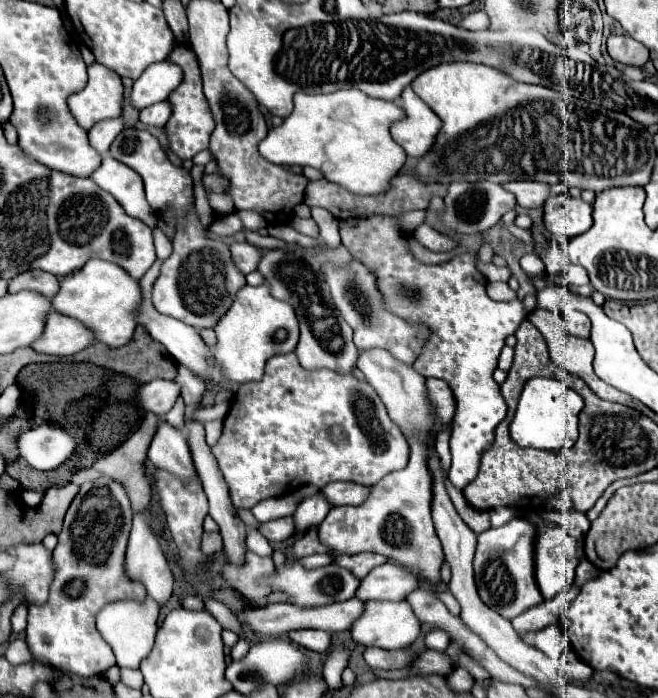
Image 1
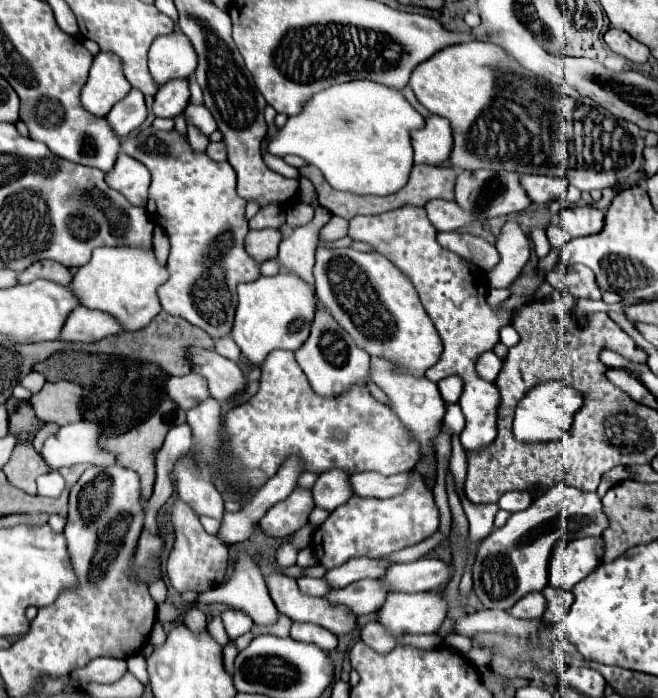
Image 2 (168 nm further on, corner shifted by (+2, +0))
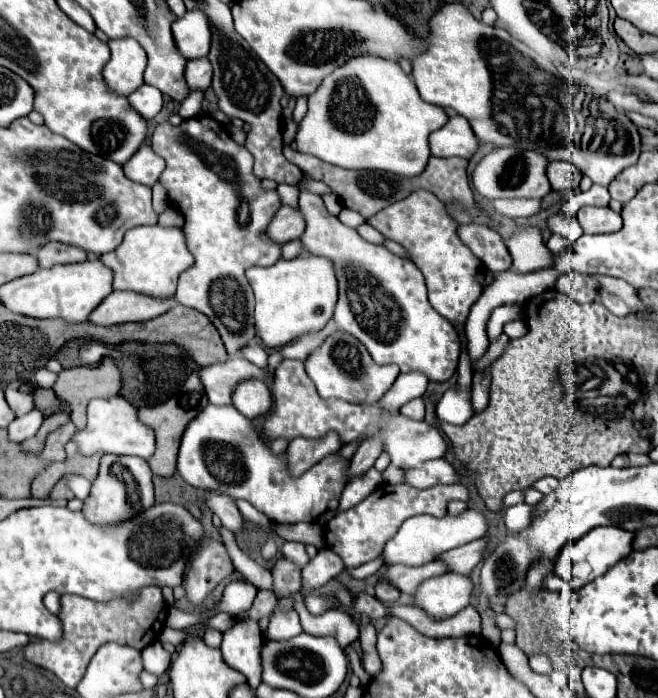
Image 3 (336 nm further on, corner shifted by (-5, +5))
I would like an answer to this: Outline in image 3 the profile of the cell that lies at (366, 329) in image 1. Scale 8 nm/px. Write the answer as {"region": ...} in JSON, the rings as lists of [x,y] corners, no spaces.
{"region":[[[300,189],[300,213],[306,221],[306,231],[300,239],[304,247],[312,255],[326,257],[334,263],[338,279],[338,303],[334,309],[334,321],[338,321],[338,327],[346,333],[352,333],[360,343],[364,343],[376,363],[396,363],[402,373],[420,371],[430,381],[450,379],[458,367],[460,339],[456,335],[456,329],[430,307],[420,269],[410,259],[402,259],[386,251],[382,245],[368,243],[356,233],[356,229],[342,225],[338,217],[326,211],[320,195]]]}

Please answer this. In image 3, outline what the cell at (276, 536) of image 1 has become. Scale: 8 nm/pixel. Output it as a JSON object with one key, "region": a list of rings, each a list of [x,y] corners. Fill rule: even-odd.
{"region":[[[208,405],[186,425],[176,469],[192,487],[226,493],[232,499],[246,499],[274,523],[300,523],[320,519],[328,501],[340,499],[340,493],[346,487],[346,463],[348,461],[342,461],[336,455],[328,455],[304,475],[290,477],[286,469],[286,457],[272,455],[268,443],[260,439],[250,419],[238,413],[234,405]],[[186,461],[192,465],[188,473],[184,471]]]}

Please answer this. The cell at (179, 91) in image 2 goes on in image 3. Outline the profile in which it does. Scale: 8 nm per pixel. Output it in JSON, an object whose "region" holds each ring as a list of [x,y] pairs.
{"region":[[[204,57],[200,61],[188,61],[184,77],[190,91],[206,91],[212,81],[212,67],[208,65],[208,59]]]}

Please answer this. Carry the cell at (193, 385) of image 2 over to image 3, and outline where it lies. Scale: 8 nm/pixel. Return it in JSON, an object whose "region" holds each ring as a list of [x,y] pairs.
{"region":[[[234,357],[224,363],[214,363],[210,367],[200,369],[200,381],[204,385],[206,397],[214,405],[228,405],[232,395],[232,385],[238,385],[240,381],[256,377],[264,379],[264,369],[258,369],[244,357]]]}

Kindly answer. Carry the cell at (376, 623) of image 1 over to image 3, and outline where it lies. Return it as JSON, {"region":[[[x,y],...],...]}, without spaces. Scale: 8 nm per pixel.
{"region":[[[444,573],[440,577],[426,579],[414,593],[414,607],[422,609],[428,617],[440,621],[456,615],[470,605],[472,581],[464,575]]]}

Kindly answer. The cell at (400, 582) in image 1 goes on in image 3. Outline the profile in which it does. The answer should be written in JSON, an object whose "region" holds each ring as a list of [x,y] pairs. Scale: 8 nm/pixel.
{"region":[[[476,539],[468,545],[462,545],[458,549],[452,549],[452,551],[438,555],[438,561],[444,561],[444,565],[448,567],[448,573],[468,575],[476,567],[476,563],[482,559],[484,549],[486,549],[486,541]]]}

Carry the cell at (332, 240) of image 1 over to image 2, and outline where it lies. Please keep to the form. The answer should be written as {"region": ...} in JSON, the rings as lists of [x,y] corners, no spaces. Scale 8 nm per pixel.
{"region":[[[301,178],[299,184],[301,184],[301,200],[303,200],[305,204],[311,204],[313,198],[315,198],[315,188],[313,188],[313,184],[311,184],[307,178]]]}

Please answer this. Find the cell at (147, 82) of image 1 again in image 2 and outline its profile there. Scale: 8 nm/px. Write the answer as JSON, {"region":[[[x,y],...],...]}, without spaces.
{"region":[[[175,30],[157,36],[149,50],[149,70],[159,86],[173,78],[189,78],[197,68],[197,54],[189,38]]]}

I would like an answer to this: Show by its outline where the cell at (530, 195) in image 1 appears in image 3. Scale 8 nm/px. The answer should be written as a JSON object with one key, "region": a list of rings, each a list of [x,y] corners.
{"region":[[[552,161],[552,163],[548,163],[546,177],[554,191],[572,191],[572,189],[578,189],[582,173],[572,163]]]}

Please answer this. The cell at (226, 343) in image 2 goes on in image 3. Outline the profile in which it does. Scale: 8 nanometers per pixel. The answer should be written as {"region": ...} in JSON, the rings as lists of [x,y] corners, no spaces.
{"region":[[[246,345],[244,349],[240,349],[240,355],[244,357],[244,359],[248,359],[250,363],[254,363],[256,367],[266,367],[266,359],[268,359],[268,355],[266,355],[266,351],[260,347],[260,345]]]}

